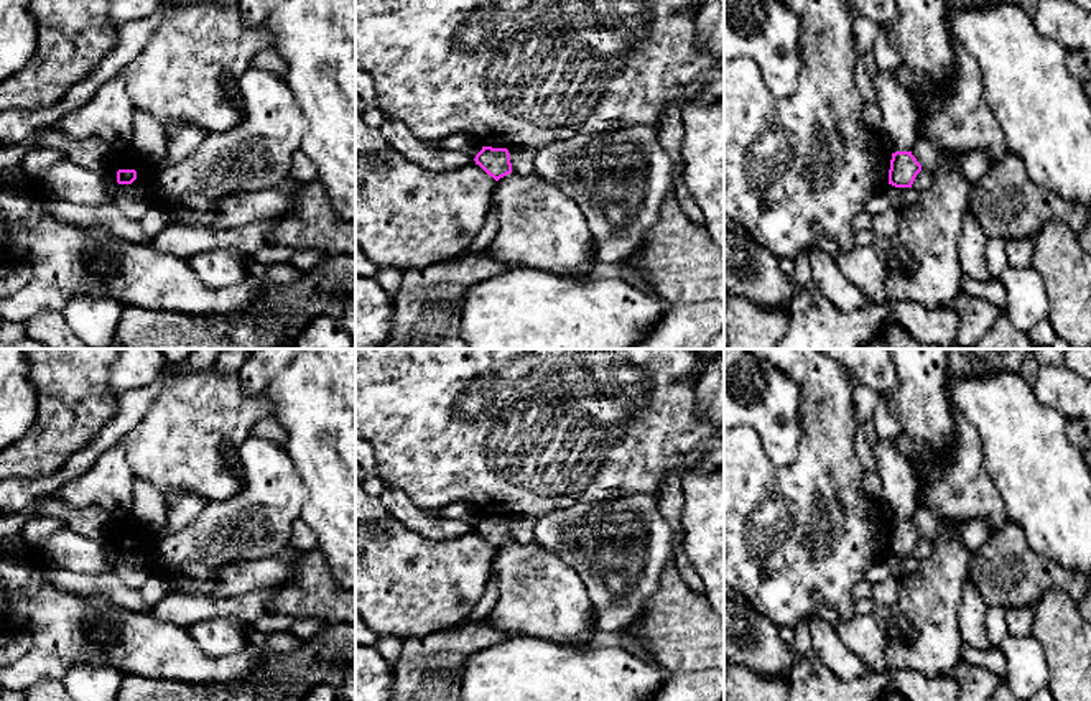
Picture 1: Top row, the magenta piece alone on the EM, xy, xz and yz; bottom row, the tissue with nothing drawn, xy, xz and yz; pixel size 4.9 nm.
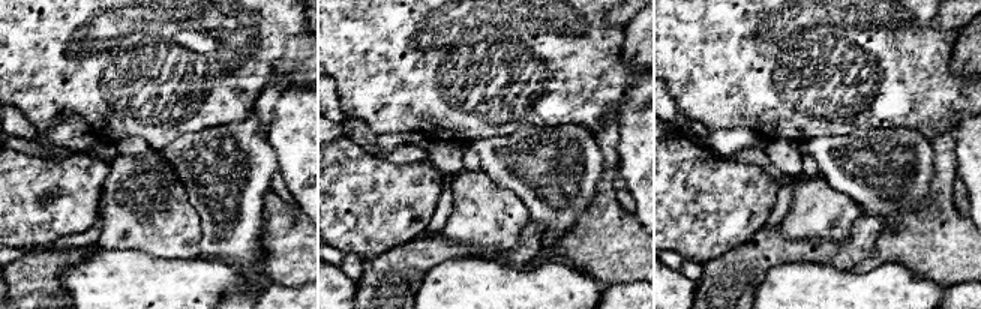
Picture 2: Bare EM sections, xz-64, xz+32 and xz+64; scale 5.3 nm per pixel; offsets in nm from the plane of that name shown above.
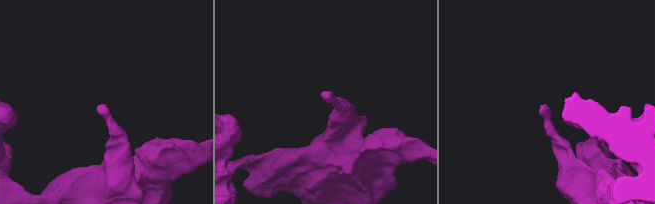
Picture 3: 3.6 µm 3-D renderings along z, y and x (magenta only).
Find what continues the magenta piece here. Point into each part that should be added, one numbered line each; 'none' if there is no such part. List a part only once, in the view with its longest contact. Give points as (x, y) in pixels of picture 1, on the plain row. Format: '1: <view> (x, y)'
none

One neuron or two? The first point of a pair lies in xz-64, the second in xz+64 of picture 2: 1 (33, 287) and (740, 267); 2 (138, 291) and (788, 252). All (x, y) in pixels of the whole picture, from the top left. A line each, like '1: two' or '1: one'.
1: one
2: two

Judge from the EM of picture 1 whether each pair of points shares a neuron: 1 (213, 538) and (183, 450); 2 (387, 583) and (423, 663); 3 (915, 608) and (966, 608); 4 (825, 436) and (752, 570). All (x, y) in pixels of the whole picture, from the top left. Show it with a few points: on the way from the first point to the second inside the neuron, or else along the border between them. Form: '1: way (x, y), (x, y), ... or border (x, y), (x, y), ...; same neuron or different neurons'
1: border (237, 494), (214, 502); different neurons
2: border (450, 629), (403, 640); different neurons
3: border (970, 578), (965, 583), (958, 606), (961, 640); different neurons
4: way (825, 469), (770, 537); same neuron

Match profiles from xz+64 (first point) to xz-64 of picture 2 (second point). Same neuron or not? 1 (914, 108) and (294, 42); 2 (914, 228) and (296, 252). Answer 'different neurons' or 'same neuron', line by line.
1: same neuron
2: same neuron

